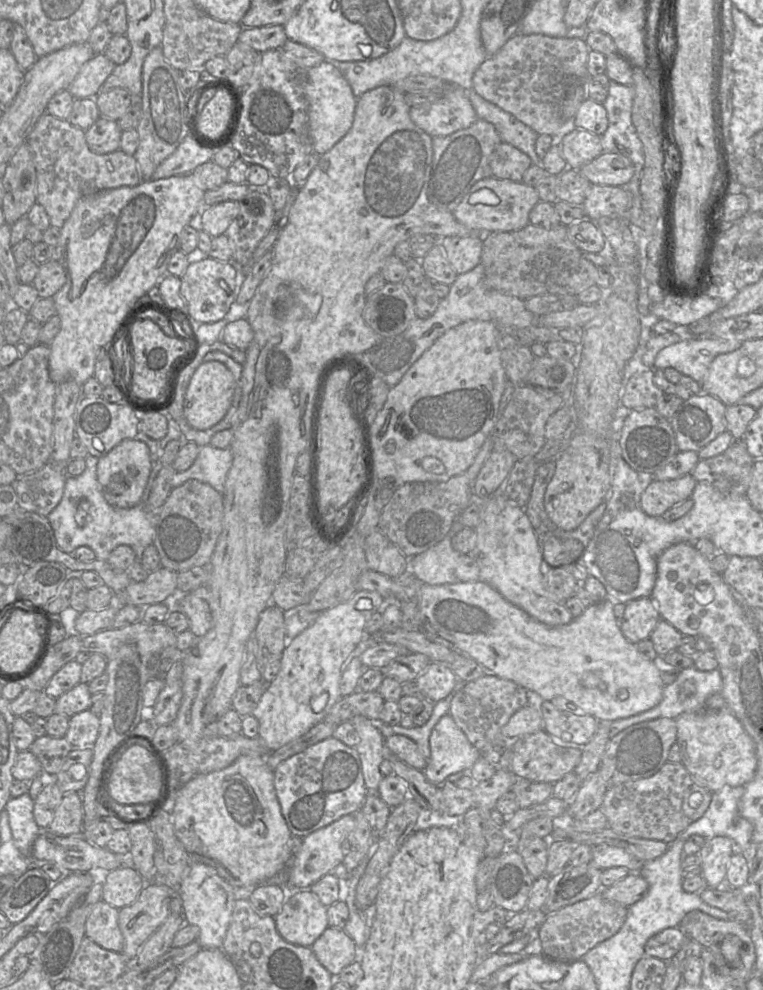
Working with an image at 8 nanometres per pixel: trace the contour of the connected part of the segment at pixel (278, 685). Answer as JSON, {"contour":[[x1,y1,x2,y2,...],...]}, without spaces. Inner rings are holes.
{"contour":[[358,590,348,601,330,608,317,617,315,622,288,643,281,656,281,668,276,678,266,684,257,707,252,715,258,720,260,738,270,752,276,751,288,743,305,735,312,727,323,721,331,708,342,698,340,694,340,679,347,662,354,657,360,657,364,638,367,636,365,625,376,613,384,598,376,591],[361,598,370,599,373,607,369,610,357,610,356,604]]}

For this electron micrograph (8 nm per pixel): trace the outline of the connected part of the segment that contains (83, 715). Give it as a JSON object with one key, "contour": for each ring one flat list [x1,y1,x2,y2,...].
{"contour":[[89,710,77,713,69,718,65,739,73,748,92,747,99,733,99,716]]}

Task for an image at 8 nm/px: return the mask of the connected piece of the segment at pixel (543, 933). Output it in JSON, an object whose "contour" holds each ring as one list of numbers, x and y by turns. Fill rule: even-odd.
{"contour":[[602,890,582,901,565,906,547,915,538,929,538,938,542,944,543,956,560,962,574,962,580,960,589,950,601,942,614,936,626,920,628,907,610,901,603,896]]}

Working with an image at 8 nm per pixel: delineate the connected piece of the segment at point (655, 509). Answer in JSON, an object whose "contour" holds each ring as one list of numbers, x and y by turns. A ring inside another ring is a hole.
{"contour":[[690,473,672,480,645,479,641,508,651,517,661,517,670,508,691,498,696,484]]}

